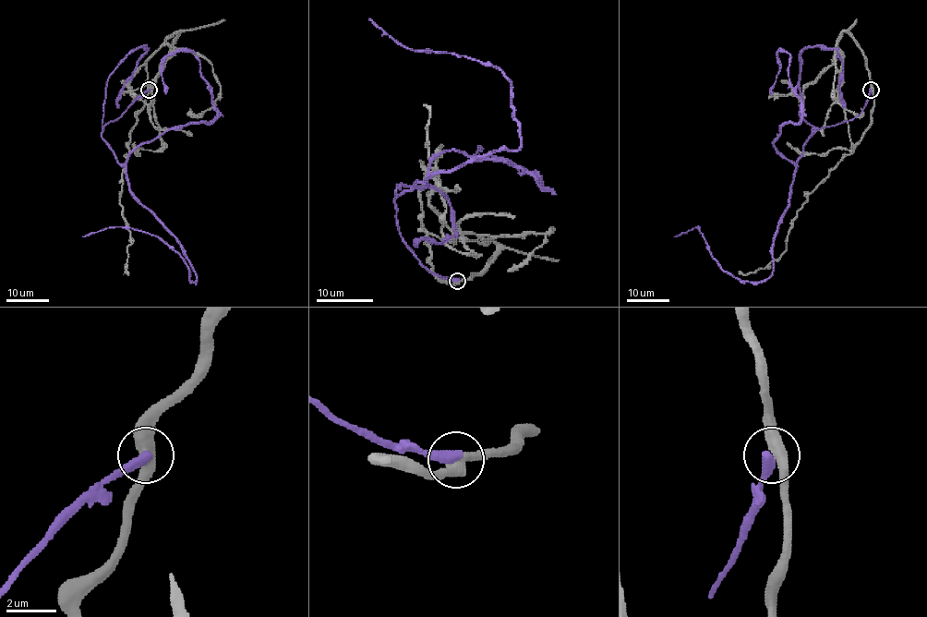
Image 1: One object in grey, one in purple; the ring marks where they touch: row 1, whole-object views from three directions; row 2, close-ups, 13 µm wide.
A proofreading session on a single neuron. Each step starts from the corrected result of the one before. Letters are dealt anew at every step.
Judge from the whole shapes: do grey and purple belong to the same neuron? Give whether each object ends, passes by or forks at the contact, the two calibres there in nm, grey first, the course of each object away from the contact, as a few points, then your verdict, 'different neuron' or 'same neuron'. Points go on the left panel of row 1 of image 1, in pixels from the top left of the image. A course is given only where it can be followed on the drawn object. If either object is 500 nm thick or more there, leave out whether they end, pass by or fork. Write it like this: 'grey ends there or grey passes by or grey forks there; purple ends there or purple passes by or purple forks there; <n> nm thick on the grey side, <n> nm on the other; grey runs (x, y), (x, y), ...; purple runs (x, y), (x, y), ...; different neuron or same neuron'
grey passes by; purple ends there; 480 nm thick on the grey side, 420 nm on the other; grey runs (149, 90), (178, 31), (166, 40), (171, 56), (152, 90), (161, 149), (138, 149), (139, 154), (134, 142); purple runs (149, 90), (102, 138), (196, 279), (154, 235), (114, 227), (82, 236); different neuron

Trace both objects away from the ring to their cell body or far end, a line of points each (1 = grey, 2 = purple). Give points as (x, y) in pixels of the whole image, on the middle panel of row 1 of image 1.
1: (458, 281), (483, 270), (496, 246), (462, 236), (474, 254), (459, 252), (445, 239), (438, 168)
2: (458, 281), (420, 262), (395, 199), (474, 157), (517, 150), (511, 84), (464, 55), (398, 44), (369, 18)

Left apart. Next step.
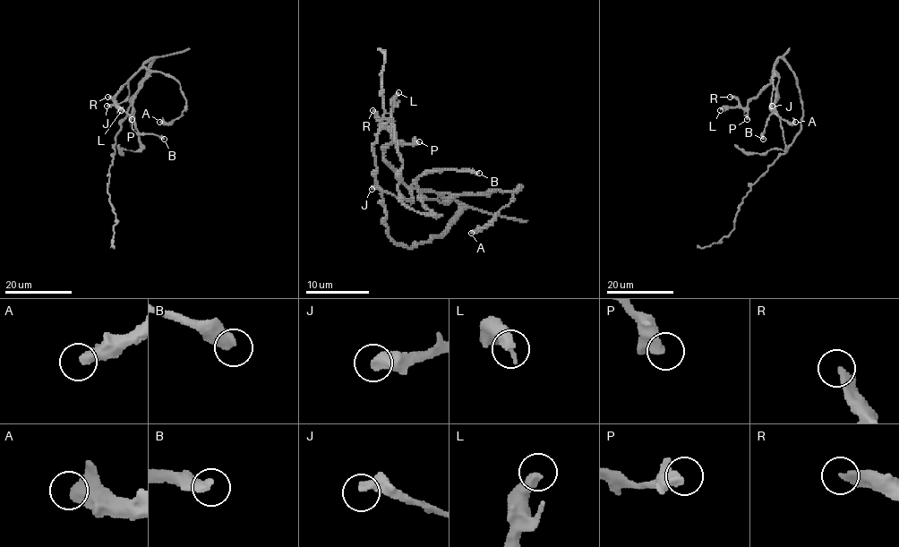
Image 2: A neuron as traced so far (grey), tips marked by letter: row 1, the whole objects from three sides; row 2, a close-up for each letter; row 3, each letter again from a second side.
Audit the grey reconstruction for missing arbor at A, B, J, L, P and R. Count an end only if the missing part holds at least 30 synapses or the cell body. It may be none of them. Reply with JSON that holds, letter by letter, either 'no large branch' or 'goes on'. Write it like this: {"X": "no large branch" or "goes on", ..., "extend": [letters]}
{"A": "no large branch", "B": "no large branch", "J": "no large branch", "L": "no large branch", "P": "no large branch", "R": "no large branch", "extend": []}

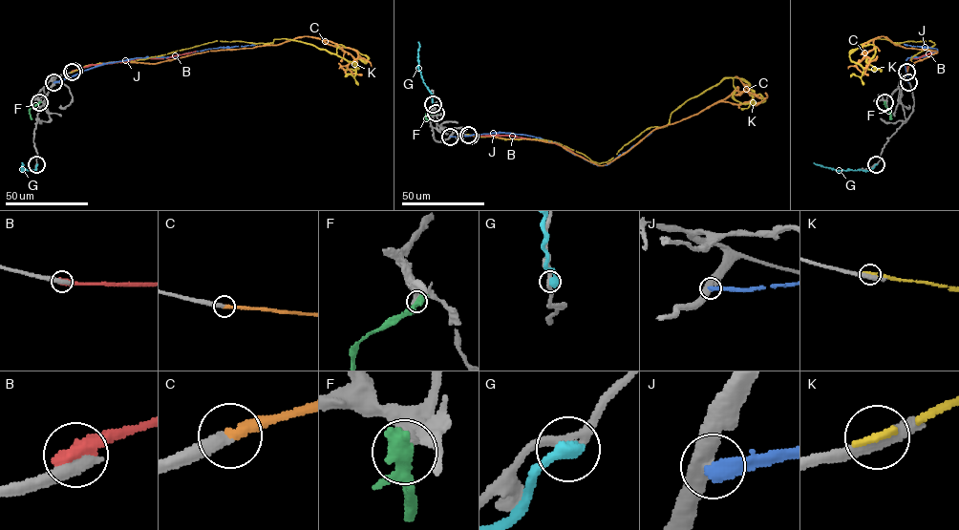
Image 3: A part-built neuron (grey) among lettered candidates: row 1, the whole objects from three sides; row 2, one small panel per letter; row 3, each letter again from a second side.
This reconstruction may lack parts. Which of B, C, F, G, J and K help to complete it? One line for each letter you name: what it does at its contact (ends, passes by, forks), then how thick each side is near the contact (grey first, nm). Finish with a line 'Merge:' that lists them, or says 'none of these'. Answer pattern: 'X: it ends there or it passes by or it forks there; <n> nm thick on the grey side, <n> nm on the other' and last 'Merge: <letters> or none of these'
C: it ends there; 380 nm thick on the grey side, 320 nm on the other
Merge: C

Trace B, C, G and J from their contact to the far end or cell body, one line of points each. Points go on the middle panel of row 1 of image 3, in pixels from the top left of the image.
B: (469, 135), (542, 139), (564, 146), (592, 162)
C: (470, 136), (557, 142), (602, 165), (654, 129), (755, 93), (744, 84), (735, 95)
G: (433, 105), (432, 94), (417, 68), (417, 42)
J: (450, 137), (498, 133), (525, 135), (557, 142), (593, 164), (602, 165), (608, 164), (651, 132)

